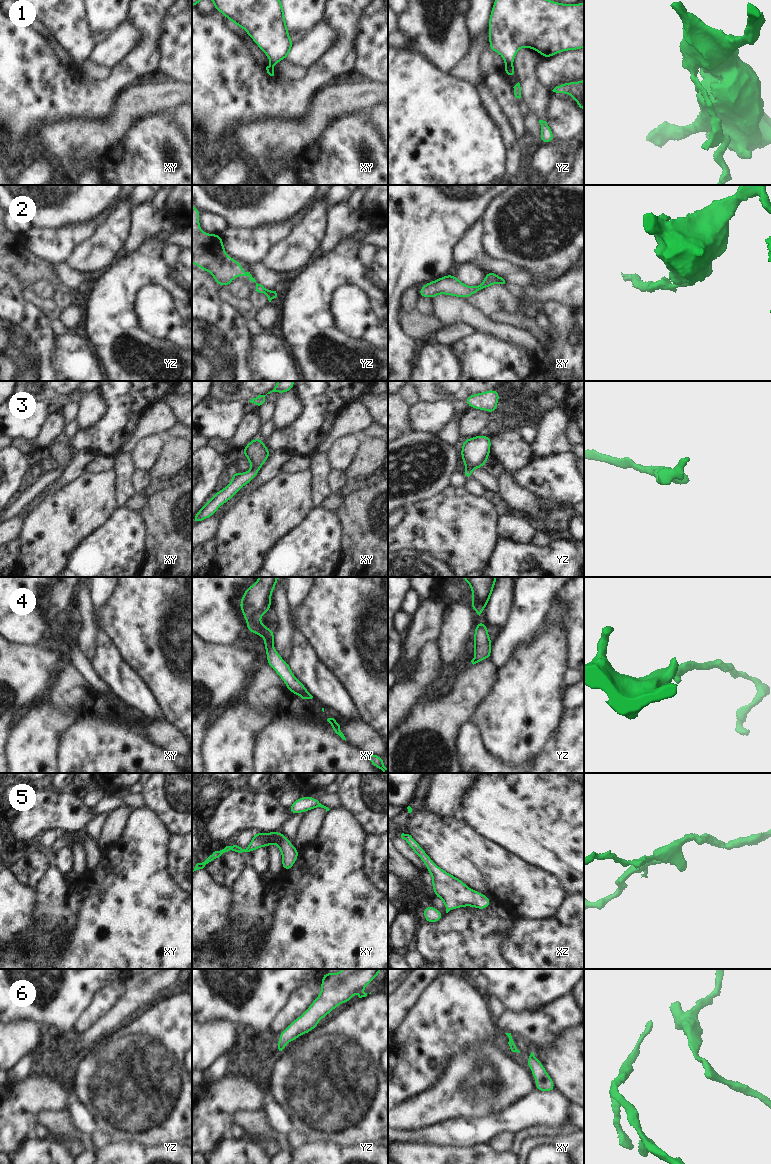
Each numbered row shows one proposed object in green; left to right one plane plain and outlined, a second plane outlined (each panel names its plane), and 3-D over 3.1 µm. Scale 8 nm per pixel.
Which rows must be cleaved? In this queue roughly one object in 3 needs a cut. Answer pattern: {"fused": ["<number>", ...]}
{"fused": ["1"]}

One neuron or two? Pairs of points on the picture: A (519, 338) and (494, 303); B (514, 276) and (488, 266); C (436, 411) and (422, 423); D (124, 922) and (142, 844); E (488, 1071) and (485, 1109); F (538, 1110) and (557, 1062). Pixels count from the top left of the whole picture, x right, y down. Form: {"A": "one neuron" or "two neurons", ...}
{"A": "two neurons", "B": "one neuron", "C": "one neuron", "D": "one neuron", "E": "one neuron", "F": "two neurons"}

